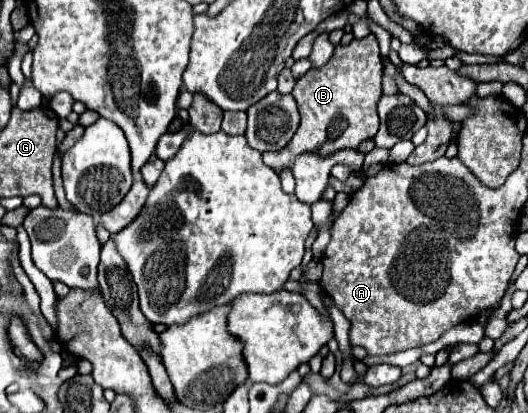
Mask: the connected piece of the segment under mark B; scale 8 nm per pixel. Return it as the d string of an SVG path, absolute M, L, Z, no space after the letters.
M375 35L353 39L349 45L337 45L333 59L325 67L309 69L297 79L291 95L297 101L301 123L289 145L283 151L263 153L265 165L275 173L293 165L293 159L301 153L317 151L321 157L337 153L341 149L357 149L365 139L373 139L379 129L377 99L381 97L383 61Z

